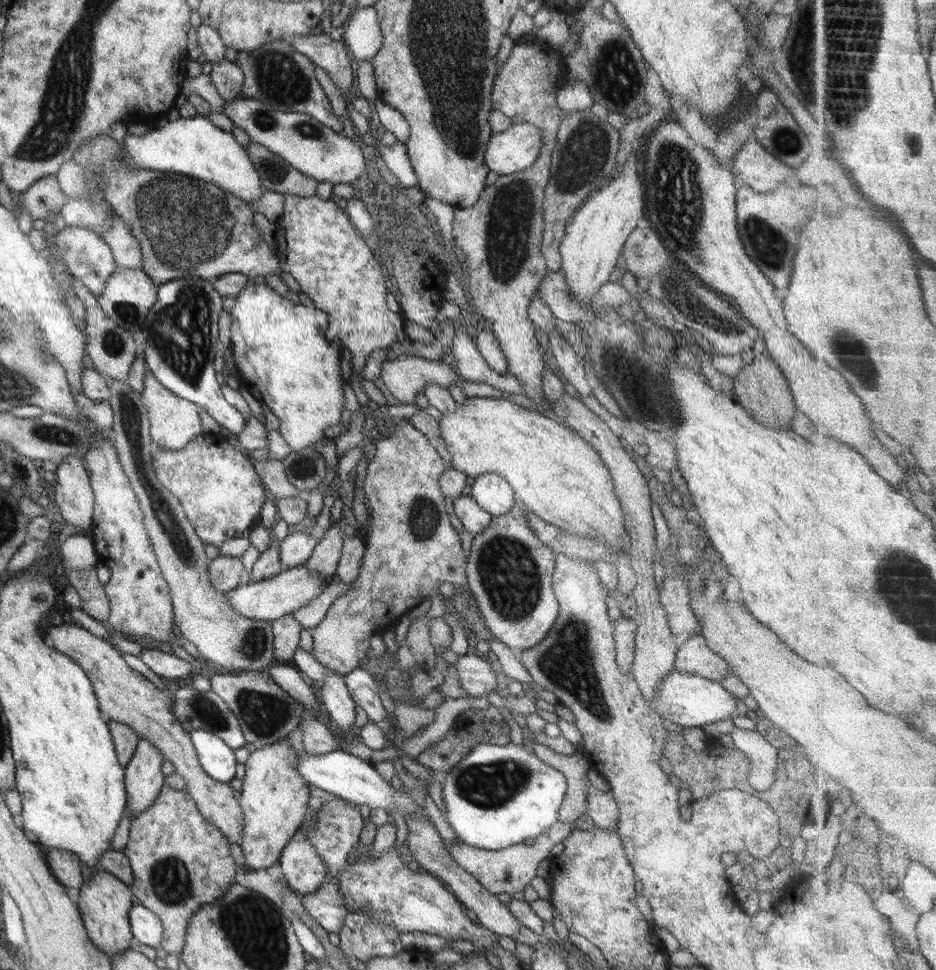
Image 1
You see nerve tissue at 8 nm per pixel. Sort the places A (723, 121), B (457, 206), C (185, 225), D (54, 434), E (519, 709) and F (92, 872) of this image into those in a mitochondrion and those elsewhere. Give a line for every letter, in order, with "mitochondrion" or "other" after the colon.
A: other
B: other
C: mitochondrion
D: mitochondrion
E: other
F: other

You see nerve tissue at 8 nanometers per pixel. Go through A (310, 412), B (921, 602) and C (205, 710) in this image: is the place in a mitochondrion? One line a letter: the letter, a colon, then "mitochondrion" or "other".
A: other
B: mitochondrion
C: mitochondrion

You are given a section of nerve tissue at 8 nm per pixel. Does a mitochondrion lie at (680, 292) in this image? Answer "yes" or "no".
yes

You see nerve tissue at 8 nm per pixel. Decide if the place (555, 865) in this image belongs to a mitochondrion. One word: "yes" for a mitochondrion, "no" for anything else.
no

